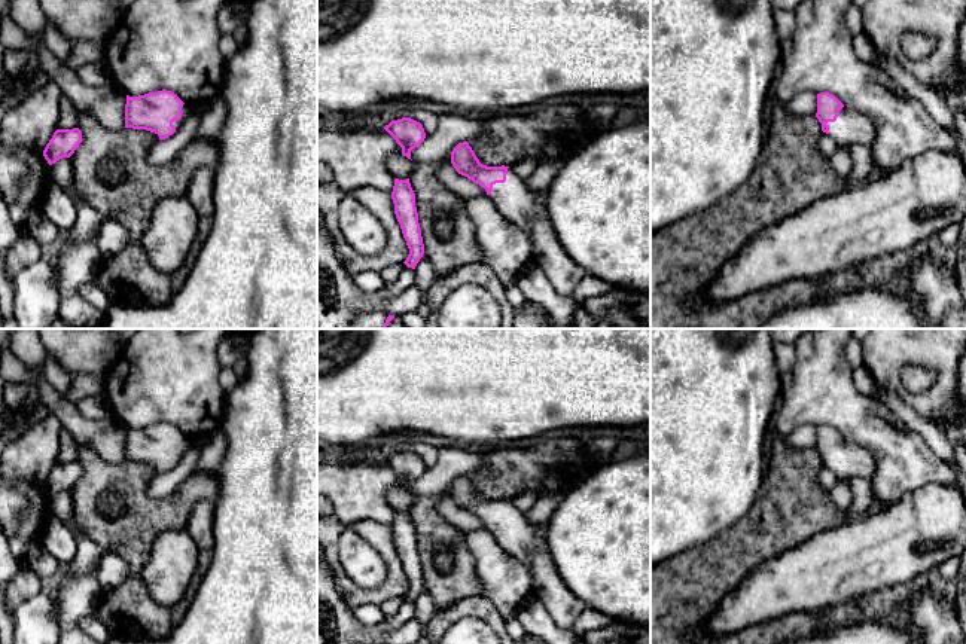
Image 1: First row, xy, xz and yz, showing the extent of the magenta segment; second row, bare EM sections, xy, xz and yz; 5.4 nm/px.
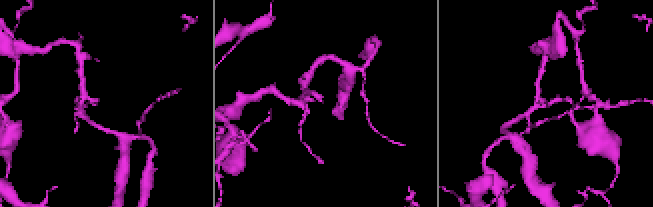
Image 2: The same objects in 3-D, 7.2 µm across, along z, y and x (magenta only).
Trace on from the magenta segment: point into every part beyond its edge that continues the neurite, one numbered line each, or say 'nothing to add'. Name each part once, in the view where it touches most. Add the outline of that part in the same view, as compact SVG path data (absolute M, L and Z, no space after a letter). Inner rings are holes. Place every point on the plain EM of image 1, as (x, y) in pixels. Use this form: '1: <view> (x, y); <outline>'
1: xz (512, 531); M508 501L506 515L493 518L491 534L509 555L521 561L533 576L533 595L545 605L554 623L572 631L586 604L576 598L554 565L546 540L540 540L524 512Z

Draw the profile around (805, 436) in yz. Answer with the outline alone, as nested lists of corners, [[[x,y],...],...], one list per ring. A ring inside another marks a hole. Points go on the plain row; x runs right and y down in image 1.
[[[810,424],[801,425],[786,436],[784,442],[795,449],[816,449],[817,428]]]

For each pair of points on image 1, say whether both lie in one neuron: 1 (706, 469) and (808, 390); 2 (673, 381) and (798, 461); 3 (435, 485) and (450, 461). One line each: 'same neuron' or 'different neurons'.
1: different neurons
2: different neurons
3: same neuron

